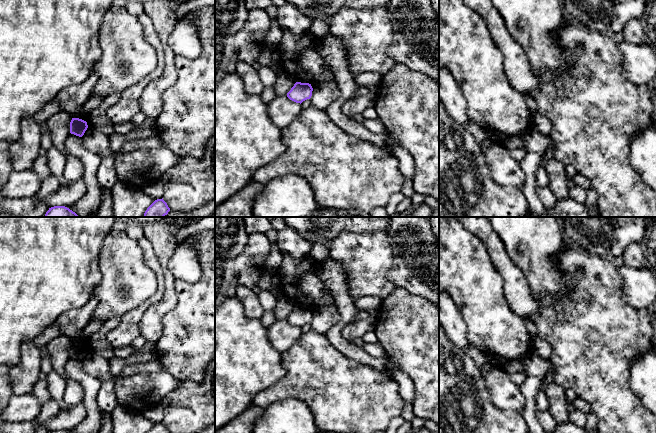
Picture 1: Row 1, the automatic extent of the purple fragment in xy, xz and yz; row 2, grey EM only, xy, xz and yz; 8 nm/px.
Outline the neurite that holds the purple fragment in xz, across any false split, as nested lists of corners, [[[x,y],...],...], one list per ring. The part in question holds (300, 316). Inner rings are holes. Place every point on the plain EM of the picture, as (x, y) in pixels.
[[[296,306],[287,317],[287,321],[292,325],[301,328],[303,325],[311,322],[312,315],[313,312],[311,308]]]

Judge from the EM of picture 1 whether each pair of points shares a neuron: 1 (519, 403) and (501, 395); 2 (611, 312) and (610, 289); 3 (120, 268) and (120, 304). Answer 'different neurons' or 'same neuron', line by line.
1: same neuron
2: same neuron
3: same neuron

